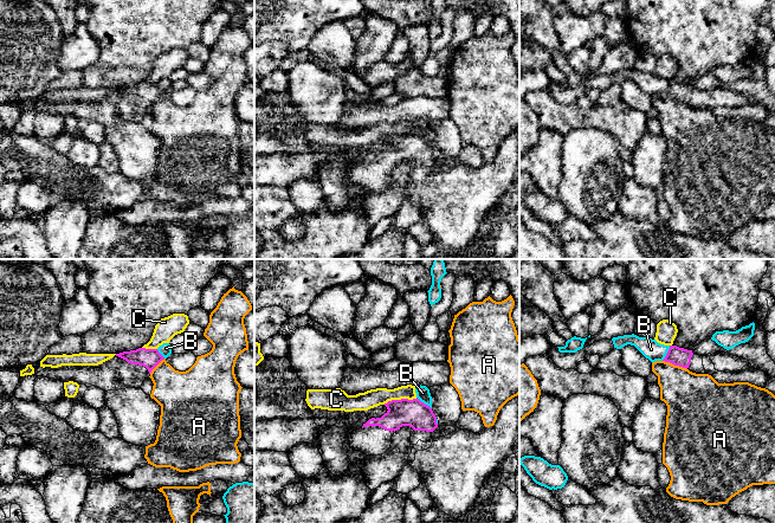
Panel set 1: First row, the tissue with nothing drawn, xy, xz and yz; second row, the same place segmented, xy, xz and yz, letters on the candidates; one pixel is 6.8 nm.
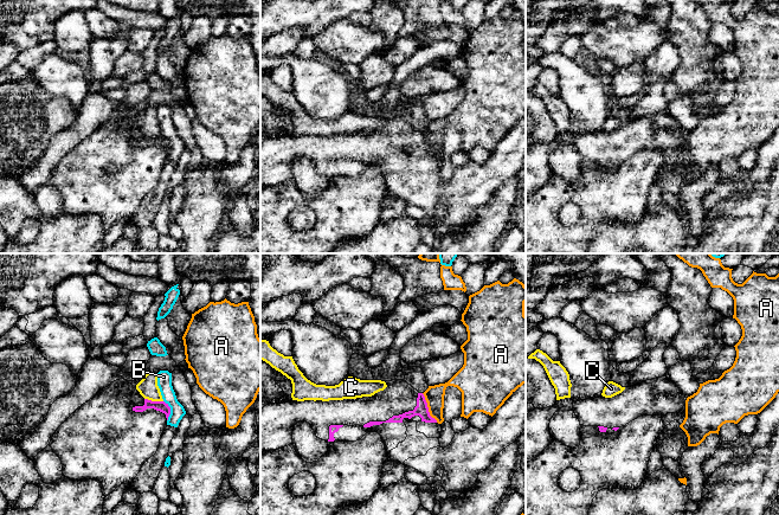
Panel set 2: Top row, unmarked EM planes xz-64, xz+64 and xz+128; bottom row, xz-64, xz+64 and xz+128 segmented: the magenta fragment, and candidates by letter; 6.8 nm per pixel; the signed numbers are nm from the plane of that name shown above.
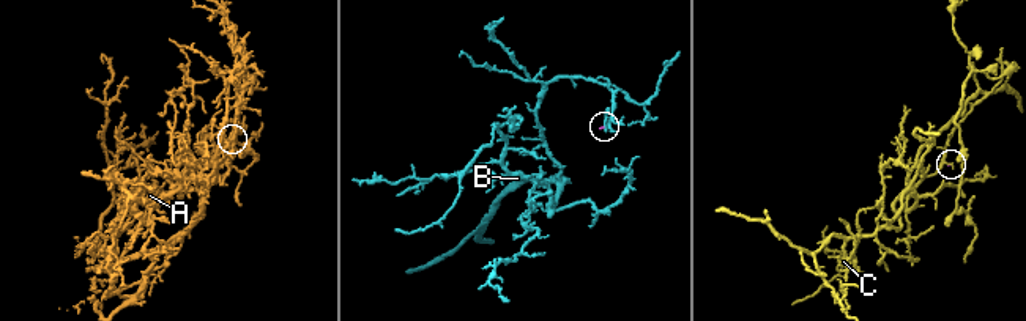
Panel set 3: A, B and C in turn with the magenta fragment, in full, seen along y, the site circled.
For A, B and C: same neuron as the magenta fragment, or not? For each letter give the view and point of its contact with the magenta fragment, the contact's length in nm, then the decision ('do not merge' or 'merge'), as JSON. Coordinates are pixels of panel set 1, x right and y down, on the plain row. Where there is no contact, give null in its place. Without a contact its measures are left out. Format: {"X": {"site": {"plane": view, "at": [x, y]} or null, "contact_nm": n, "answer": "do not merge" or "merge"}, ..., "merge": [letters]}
{"A": {"site": {"plane": "yz", "at": [675, 99]}, "contact_nm": 180, "answer": "do not merge"}, "B": {"site": {"plane": "xz", "at": [422, 137]}, "contact_nm": 130, "answer": "do not merge"}, "C": {"site": {"plane": "xz", "at": [401, 134]}, "contact_nm": 240, "answer": "do not merge"}, "merge": []}

